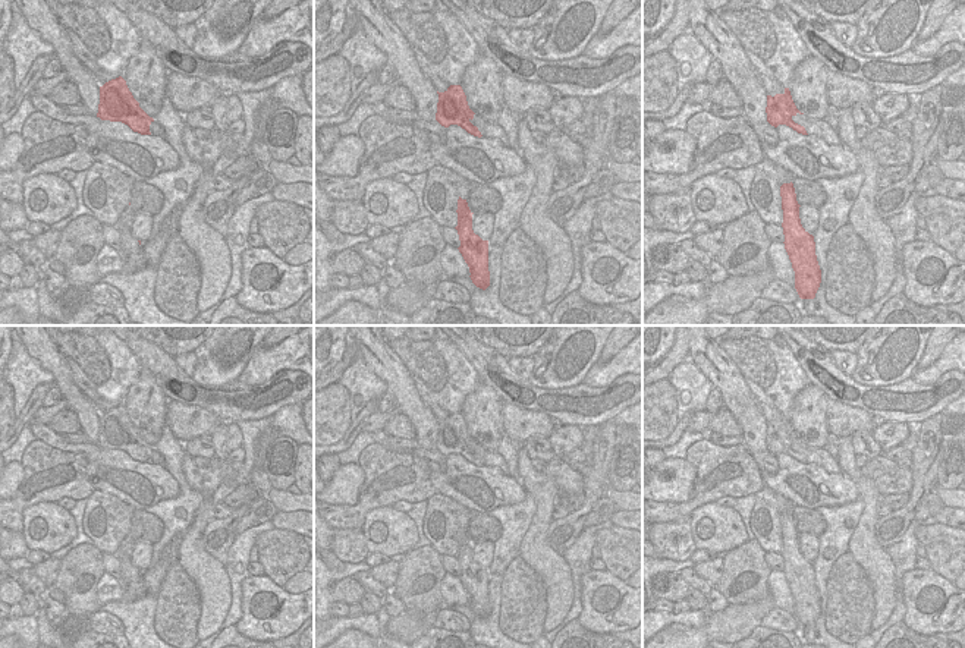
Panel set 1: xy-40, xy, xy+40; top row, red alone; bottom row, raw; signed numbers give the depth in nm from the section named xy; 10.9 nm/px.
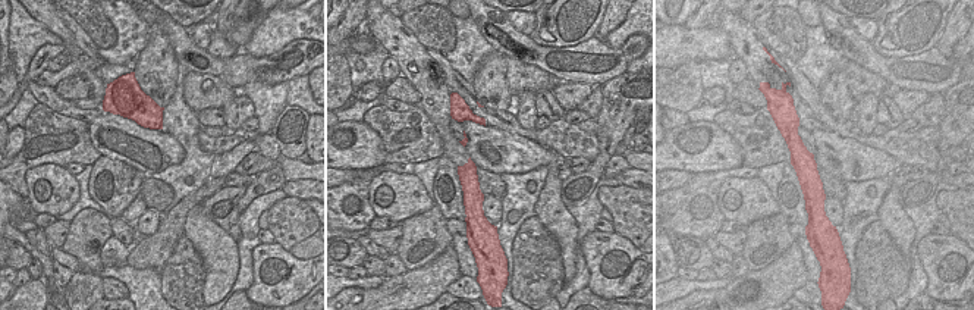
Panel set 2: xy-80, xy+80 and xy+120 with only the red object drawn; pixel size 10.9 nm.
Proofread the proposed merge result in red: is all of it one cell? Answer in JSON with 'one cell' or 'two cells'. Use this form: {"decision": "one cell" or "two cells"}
{"decision": "two cells"}

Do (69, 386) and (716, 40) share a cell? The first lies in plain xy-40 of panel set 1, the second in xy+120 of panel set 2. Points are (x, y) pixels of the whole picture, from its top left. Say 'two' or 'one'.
two

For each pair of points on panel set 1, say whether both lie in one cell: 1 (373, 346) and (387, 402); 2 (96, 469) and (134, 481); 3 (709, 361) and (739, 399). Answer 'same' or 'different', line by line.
1: different
2: same
3: same

